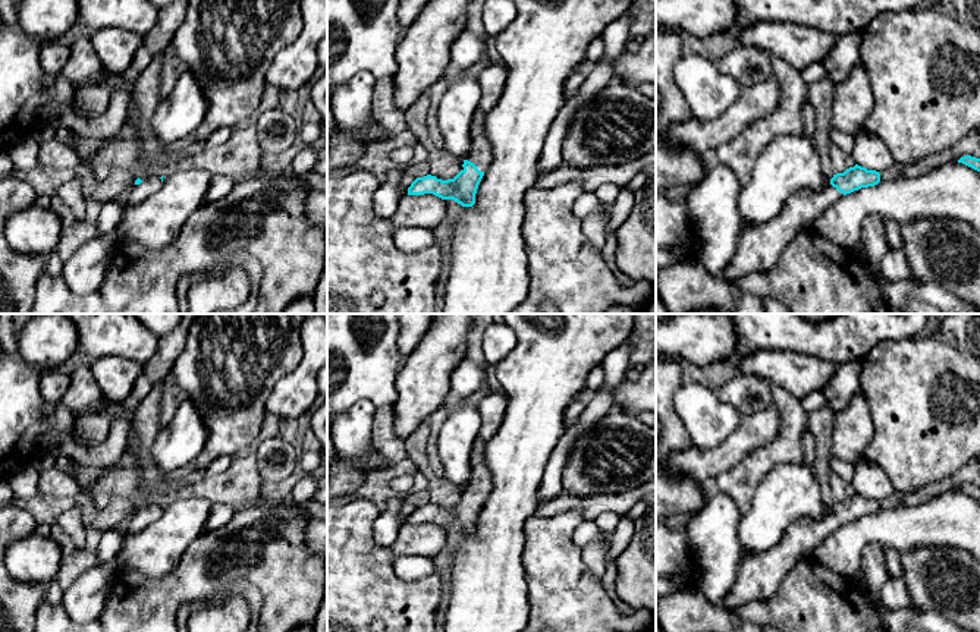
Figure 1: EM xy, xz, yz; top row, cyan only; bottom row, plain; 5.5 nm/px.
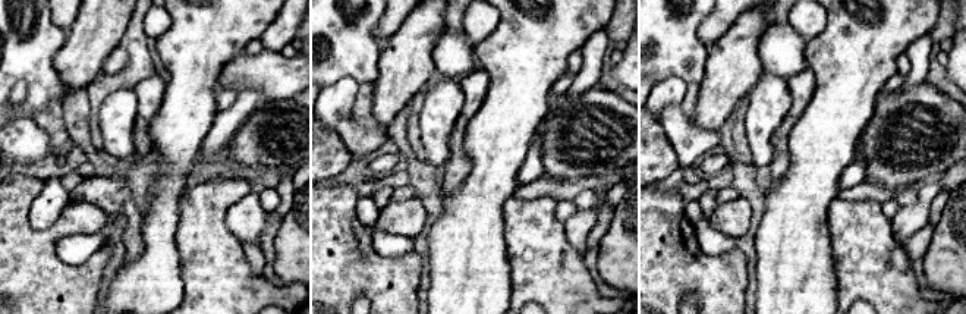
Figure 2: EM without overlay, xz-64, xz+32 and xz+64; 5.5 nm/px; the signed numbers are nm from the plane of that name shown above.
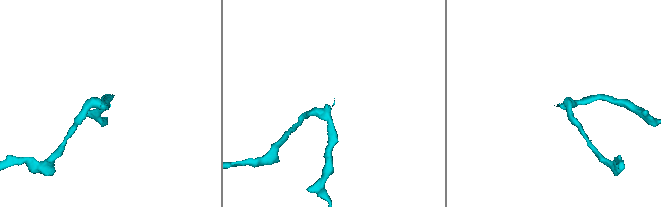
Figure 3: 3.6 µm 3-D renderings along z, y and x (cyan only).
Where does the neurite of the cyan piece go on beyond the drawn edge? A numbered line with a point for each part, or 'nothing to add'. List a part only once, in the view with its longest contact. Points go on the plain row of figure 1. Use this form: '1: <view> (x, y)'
1: xz (492, 408)

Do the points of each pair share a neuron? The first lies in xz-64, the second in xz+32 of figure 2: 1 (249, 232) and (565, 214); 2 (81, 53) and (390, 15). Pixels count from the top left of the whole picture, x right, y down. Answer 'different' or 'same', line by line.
1: same
2: different

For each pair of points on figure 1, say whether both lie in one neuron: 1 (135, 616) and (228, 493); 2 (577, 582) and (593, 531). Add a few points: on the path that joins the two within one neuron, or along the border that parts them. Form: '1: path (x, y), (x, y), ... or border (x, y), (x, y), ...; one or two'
1: border (245, 505), (236, 509); two
2: border (583, 519), (574, 533), (574, 543), (580, 549); two

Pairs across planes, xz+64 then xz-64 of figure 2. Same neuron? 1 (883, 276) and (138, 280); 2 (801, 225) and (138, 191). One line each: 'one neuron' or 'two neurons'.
1: two neurons
2: two neurons

